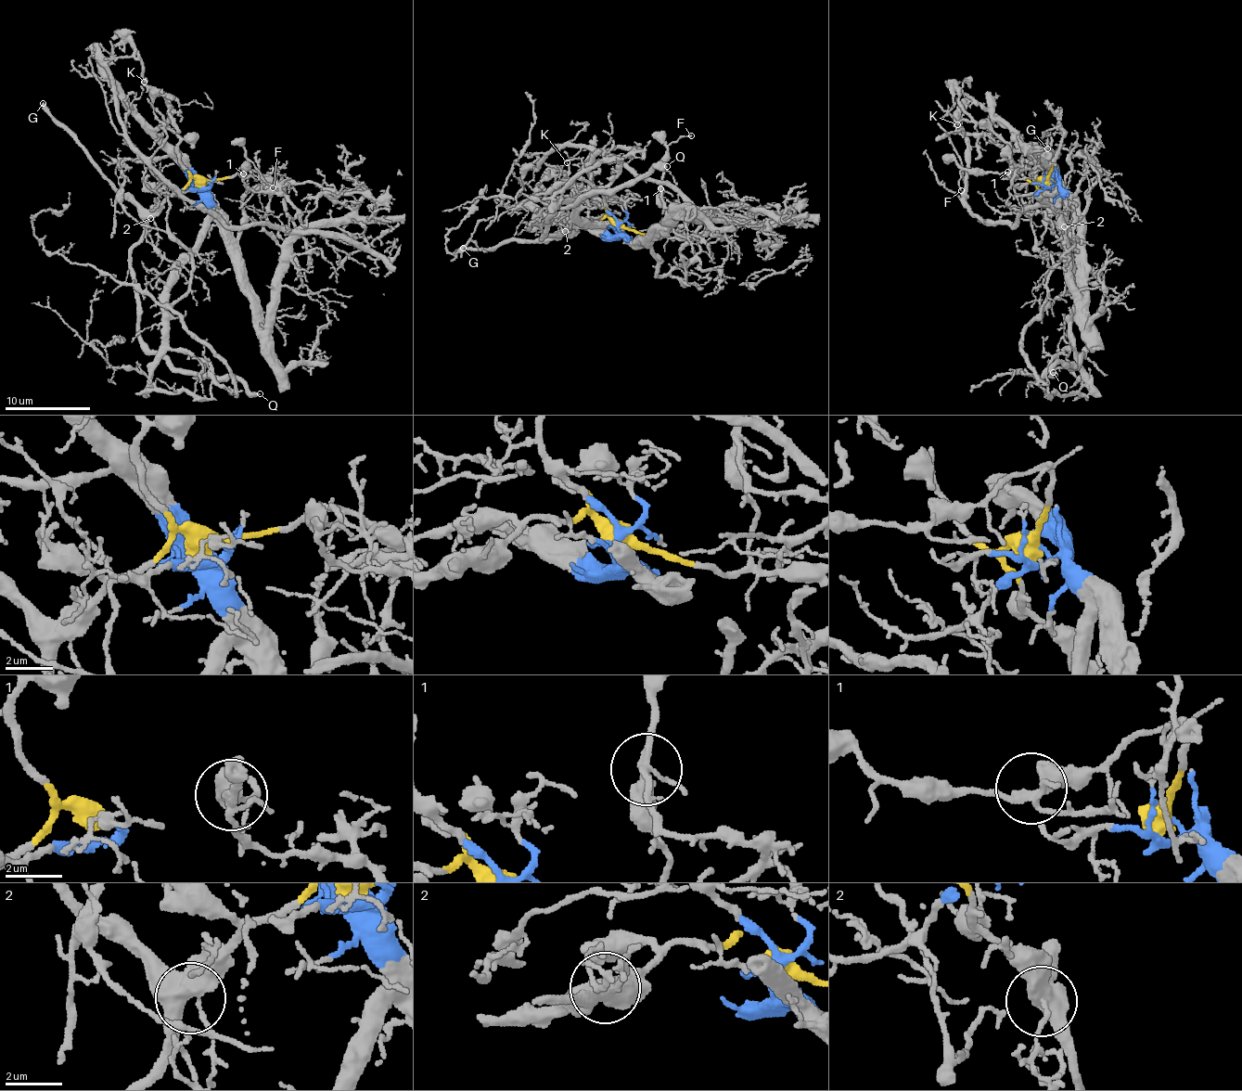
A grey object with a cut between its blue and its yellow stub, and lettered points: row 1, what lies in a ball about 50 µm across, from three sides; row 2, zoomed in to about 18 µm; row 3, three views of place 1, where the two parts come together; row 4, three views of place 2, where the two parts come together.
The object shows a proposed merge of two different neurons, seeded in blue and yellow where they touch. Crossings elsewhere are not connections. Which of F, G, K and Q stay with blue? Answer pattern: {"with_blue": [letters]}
{"with_blue": []}

